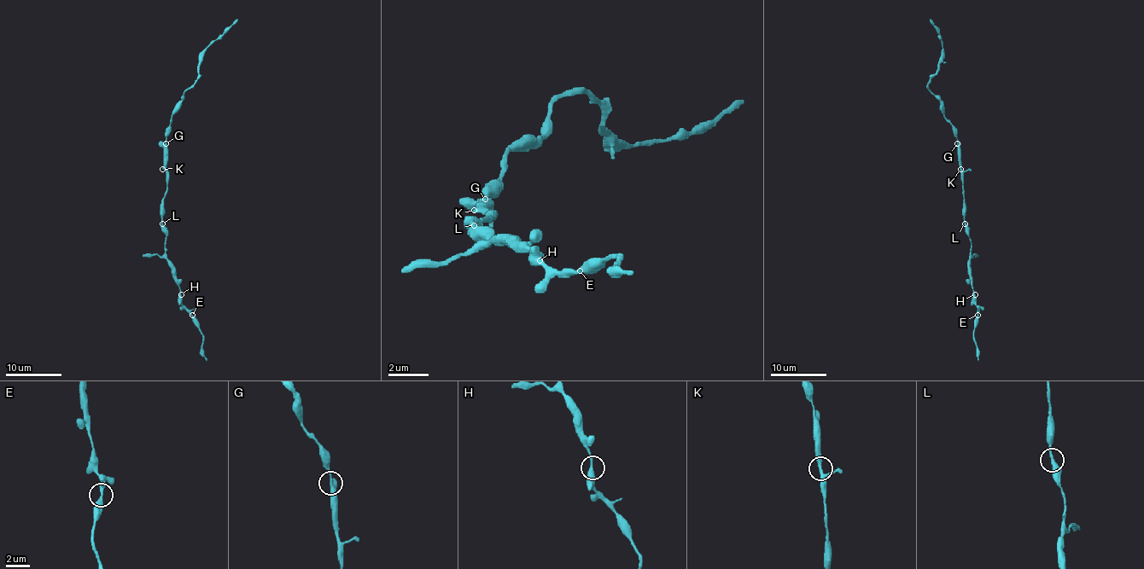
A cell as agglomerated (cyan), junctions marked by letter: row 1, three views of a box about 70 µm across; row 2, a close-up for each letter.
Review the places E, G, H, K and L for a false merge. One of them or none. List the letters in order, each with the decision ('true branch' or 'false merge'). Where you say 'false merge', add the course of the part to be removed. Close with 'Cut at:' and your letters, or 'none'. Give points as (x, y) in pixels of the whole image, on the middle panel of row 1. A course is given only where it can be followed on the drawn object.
E: true branch
G: true branch
H: true branch
K: true branch
L: true branch
Cut at: none

